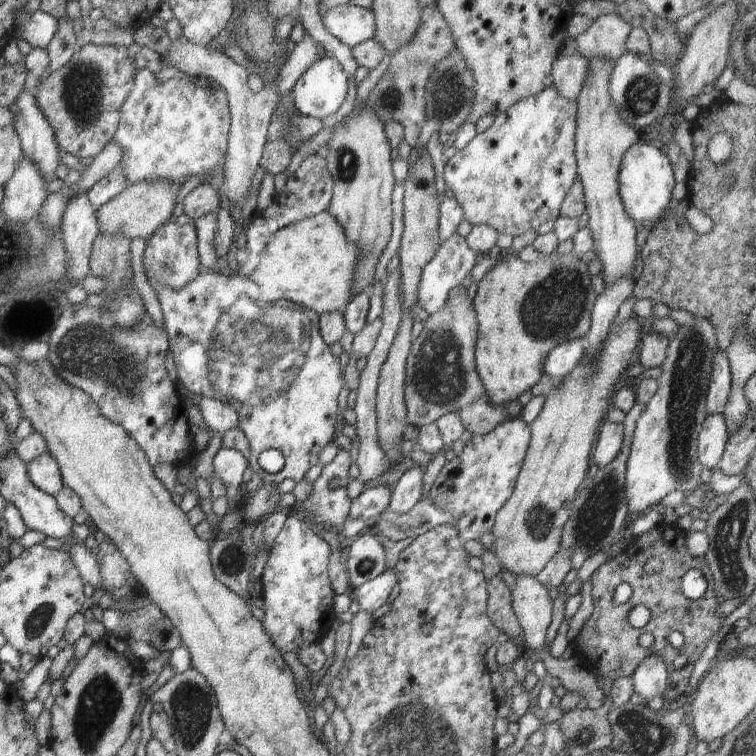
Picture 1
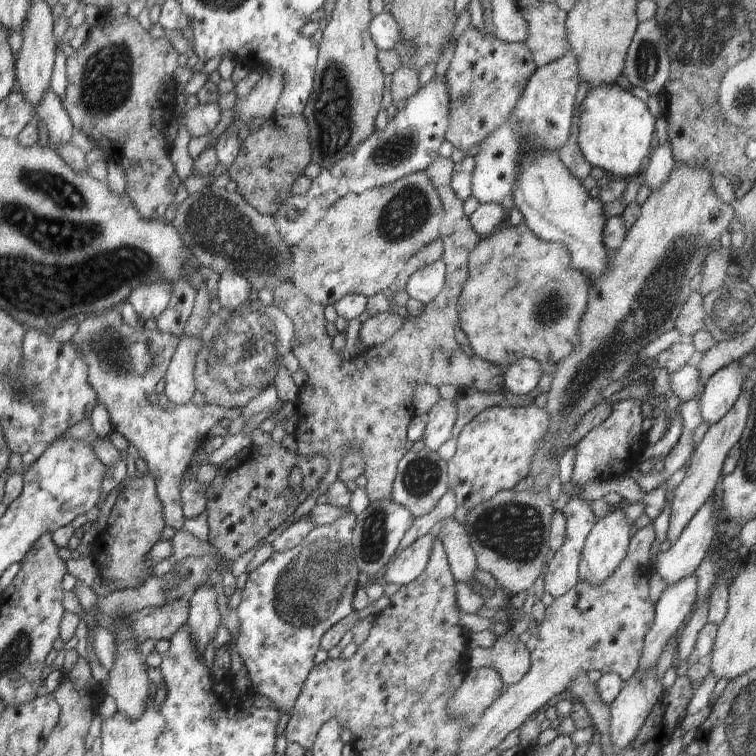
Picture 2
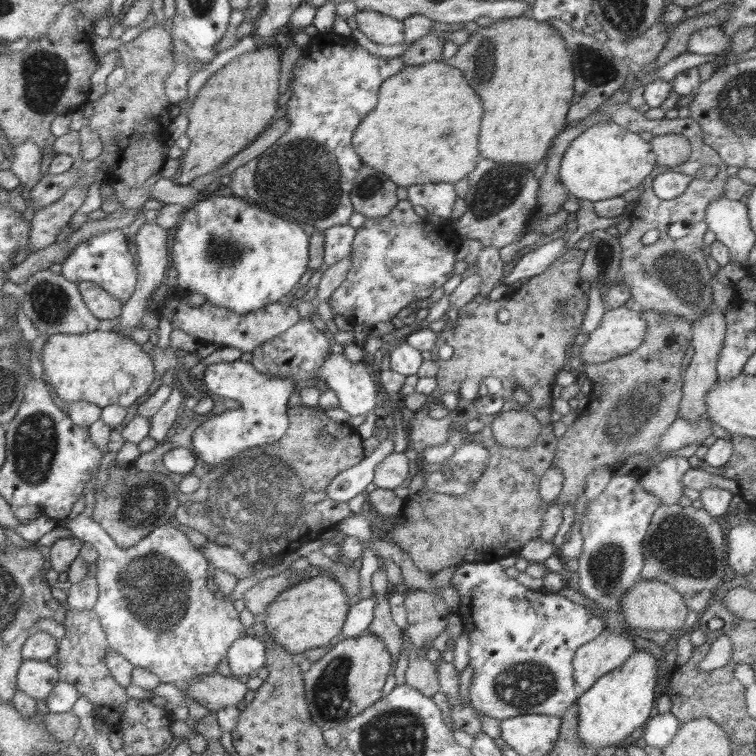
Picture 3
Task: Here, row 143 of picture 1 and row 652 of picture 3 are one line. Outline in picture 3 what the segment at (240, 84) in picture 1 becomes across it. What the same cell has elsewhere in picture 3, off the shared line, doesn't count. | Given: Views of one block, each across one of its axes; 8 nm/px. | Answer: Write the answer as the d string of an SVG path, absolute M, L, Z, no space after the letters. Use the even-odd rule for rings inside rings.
M245 634L230 645L225 660L234 677L260 671L266 662L264 642L256 636Z

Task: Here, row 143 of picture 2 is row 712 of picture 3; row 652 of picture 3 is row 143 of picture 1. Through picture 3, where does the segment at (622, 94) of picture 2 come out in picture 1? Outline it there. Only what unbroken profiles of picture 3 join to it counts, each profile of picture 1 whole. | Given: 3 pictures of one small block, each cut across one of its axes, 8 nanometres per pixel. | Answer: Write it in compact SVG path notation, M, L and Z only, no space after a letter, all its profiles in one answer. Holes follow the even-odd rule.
M637 140L622 157L619 169L619 193L628 216L639 226L652 226L660 220L664 210L668 208L672 189L676 182L668 157L648 141Z

